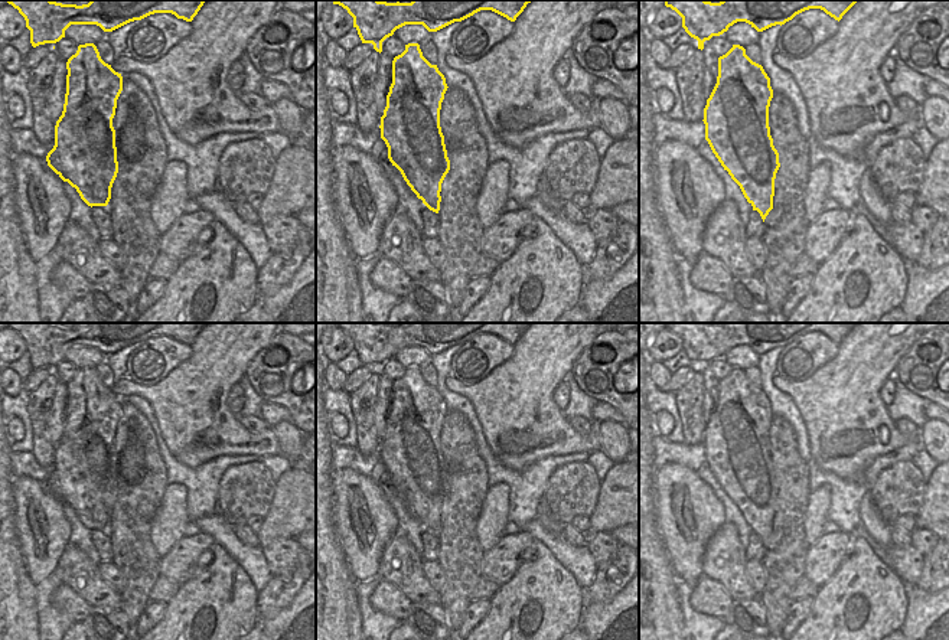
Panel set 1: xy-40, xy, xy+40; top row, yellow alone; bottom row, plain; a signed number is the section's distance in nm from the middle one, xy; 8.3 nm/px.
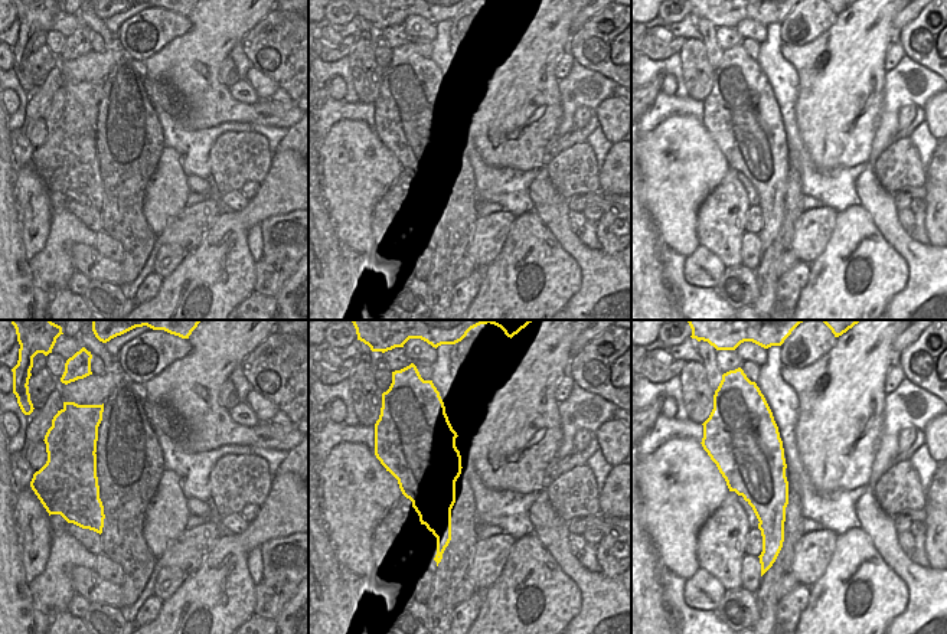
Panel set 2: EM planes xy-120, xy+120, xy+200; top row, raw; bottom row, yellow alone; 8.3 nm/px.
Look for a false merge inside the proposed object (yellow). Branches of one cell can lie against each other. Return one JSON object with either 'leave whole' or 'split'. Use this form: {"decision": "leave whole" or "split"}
{"decision": "split"}

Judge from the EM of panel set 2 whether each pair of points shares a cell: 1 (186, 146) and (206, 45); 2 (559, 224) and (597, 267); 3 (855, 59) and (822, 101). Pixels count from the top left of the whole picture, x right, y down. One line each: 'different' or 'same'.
1: different
2: same
3: same

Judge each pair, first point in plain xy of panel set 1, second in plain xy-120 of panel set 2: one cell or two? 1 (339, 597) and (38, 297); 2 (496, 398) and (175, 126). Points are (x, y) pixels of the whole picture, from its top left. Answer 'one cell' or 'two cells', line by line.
1: one cell
2: two cells

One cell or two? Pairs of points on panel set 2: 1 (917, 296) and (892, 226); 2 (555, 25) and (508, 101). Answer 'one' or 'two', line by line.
1: one
2: one

